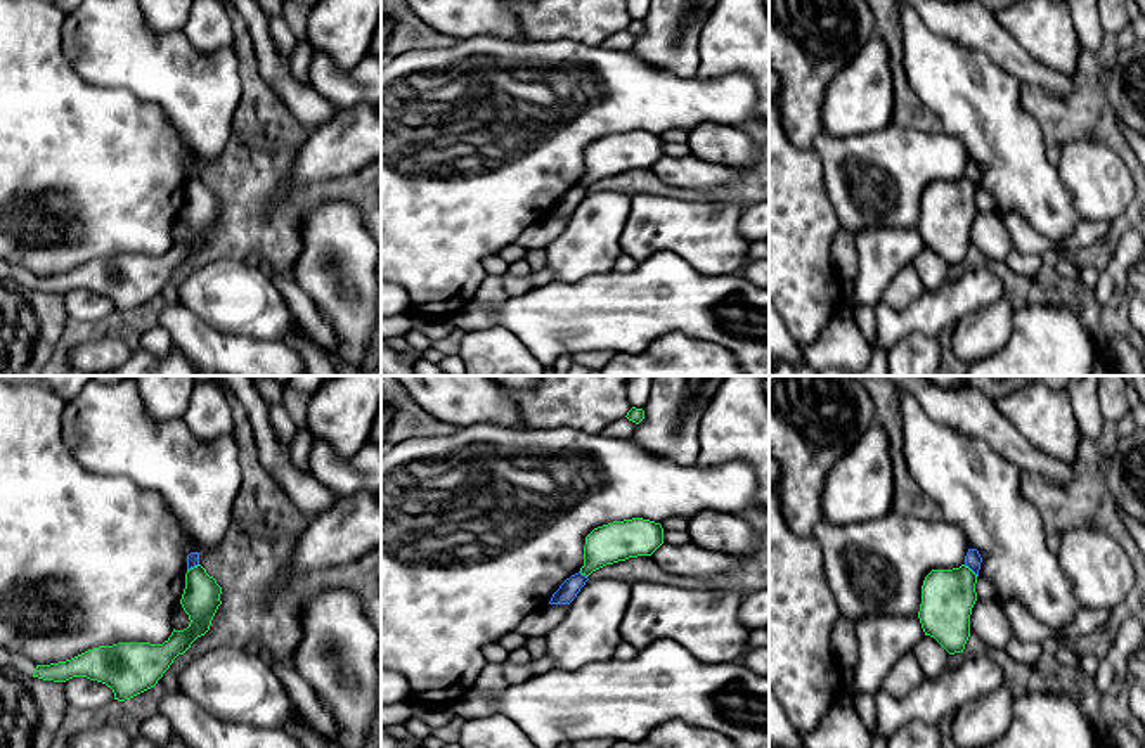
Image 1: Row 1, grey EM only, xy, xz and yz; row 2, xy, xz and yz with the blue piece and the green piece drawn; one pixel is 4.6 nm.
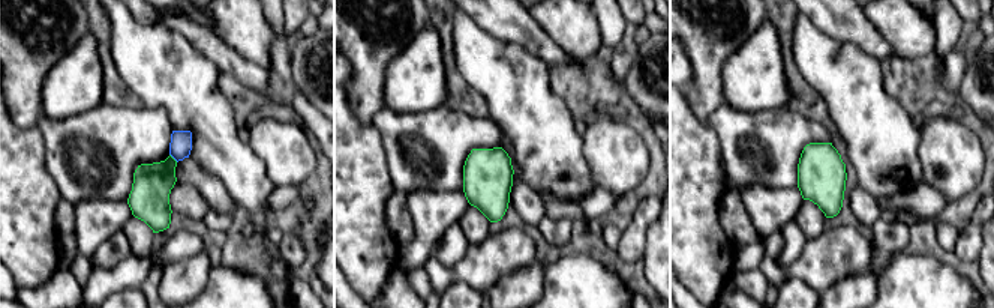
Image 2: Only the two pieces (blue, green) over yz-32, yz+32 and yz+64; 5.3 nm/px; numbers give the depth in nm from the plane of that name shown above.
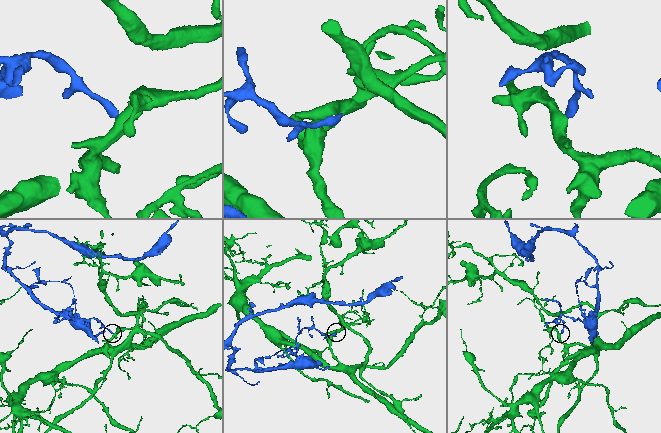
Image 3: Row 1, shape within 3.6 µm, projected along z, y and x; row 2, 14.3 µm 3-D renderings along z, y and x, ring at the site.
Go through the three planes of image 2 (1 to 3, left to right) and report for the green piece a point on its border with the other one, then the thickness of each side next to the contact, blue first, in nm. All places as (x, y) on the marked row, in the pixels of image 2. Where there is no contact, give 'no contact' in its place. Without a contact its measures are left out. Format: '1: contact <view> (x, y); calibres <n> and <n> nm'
1: contact yz-32 (174, 158); calibres 120 and 220 nm
2: no contact
3: no contact

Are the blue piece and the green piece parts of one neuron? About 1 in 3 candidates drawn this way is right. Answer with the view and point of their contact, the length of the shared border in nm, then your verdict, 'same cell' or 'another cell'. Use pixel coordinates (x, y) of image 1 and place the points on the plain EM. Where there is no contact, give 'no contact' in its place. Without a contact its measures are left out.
meets blue in yz at (970, 180); contact 90 nm long; another cell

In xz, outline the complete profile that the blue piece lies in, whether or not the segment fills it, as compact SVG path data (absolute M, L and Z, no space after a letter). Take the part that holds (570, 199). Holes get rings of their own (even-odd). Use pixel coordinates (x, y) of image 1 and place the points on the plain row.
M580 184L566 190L553 206L549 216L570 216L589 190Z

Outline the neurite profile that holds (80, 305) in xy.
M73 289L64 294L68 319L76 322L99 322L114 312L114 305L102 294Z

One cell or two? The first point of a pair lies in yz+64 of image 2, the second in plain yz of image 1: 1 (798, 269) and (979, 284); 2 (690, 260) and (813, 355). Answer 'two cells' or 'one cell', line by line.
1: one cell
2: two cells

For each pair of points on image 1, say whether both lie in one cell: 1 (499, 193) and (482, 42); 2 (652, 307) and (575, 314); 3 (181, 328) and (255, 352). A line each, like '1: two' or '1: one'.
1: one
2: one
3: one

